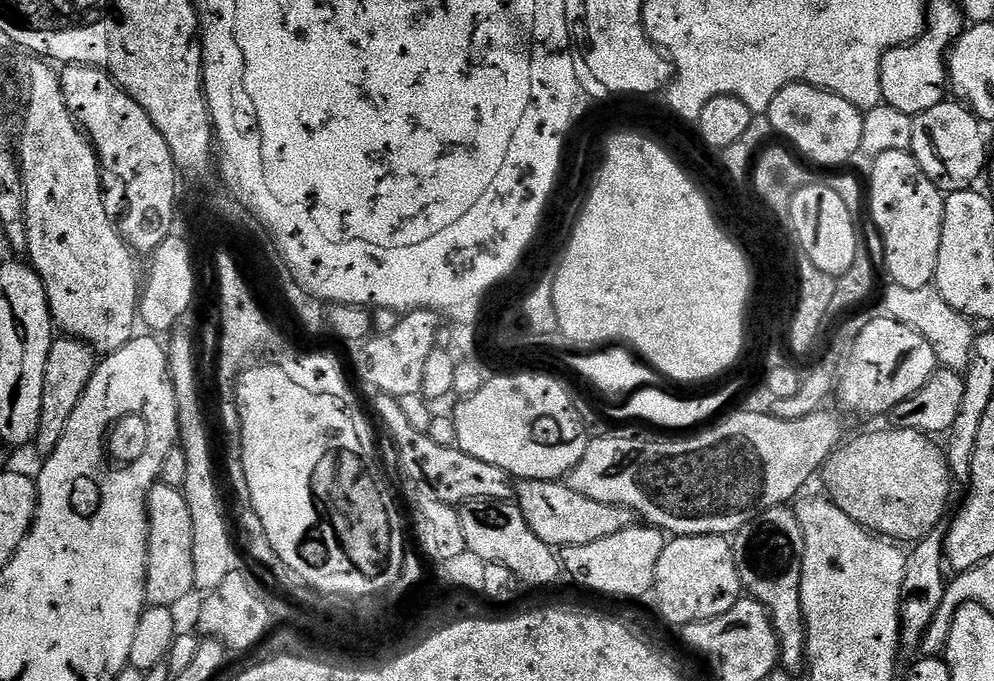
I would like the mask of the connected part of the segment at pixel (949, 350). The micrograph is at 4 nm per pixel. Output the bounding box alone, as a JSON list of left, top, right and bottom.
[883,283,978,374]

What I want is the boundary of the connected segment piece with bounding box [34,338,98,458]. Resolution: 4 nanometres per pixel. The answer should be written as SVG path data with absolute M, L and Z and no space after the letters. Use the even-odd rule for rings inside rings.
M71 338L53 339L50 358L46 358L46 382L42 386L42 418L34 441L34 448L41 452L41 457L48 457L58 438L62 438L62 430L66 430L66 422L70 422L70 414L74 414L74 406L78 406L97 363L97 353L89 344Z

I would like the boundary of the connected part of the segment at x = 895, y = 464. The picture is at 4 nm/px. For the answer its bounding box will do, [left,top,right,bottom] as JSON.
[822,428,954,542]

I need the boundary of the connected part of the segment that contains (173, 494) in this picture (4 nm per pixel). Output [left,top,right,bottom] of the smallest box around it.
[144,483,194,608]

